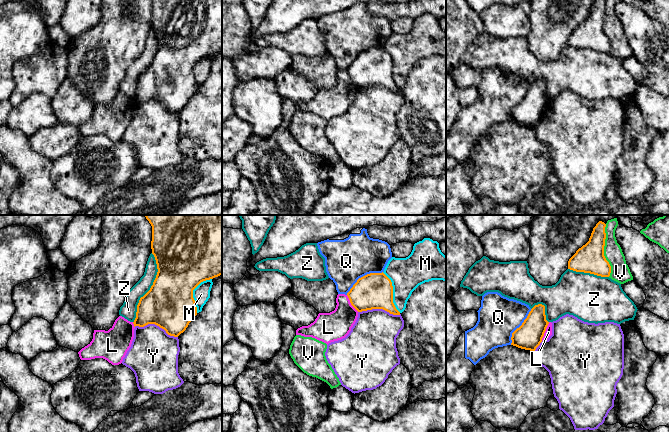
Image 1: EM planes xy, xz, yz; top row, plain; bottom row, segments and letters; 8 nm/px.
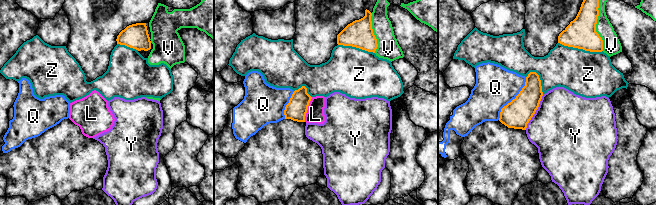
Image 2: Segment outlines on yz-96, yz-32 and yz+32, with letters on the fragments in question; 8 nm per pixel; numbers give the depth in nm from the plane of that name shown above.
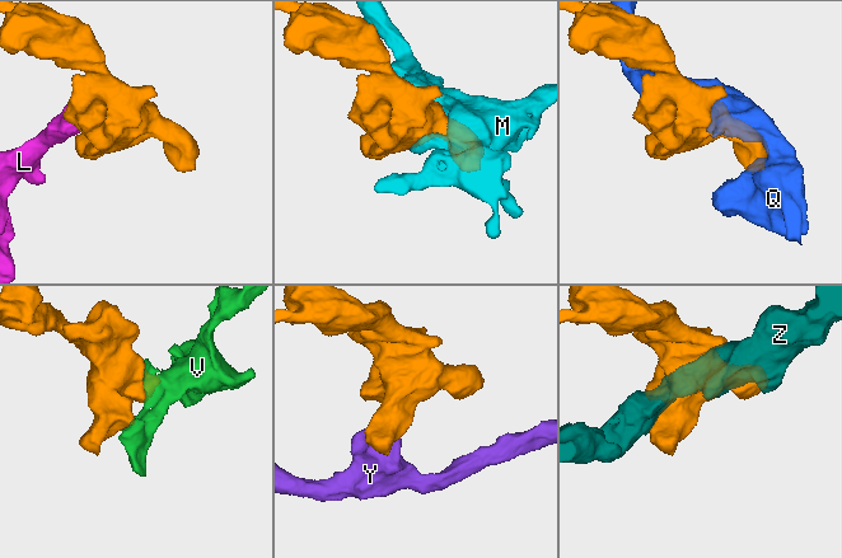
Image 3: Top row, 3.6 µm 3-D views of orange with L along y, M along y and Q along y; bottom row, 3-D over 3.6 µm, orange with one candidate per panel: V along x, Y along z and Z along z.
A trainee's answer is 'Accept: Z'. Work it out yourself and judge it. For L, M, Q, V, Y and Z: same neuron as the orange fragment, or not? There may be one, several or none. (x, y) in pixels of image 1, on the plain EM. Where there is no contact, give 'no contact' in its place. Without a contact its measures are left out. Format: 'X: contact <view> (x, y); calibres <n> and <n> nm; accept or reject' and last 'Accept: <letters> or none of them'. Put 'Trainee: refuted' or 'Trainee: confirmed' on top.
Trainee: refuted
L: contact yz (545, 106); calibres 220 and 60 nm; reject
M: contact xy (192, 68); calibres 420 and 140 nm; reject
Q: contact xz (363, 52); calibres 280 and 340 nm; reject
V: contact yz (603, 26); calibres 220 and 160 nm; reject
Y: contact xy (156, 100); calibres 400 and 400 nm; reject
Z: contact xy (150, 64); calibres 400 and 130 nm; reject
Accept: none of them

